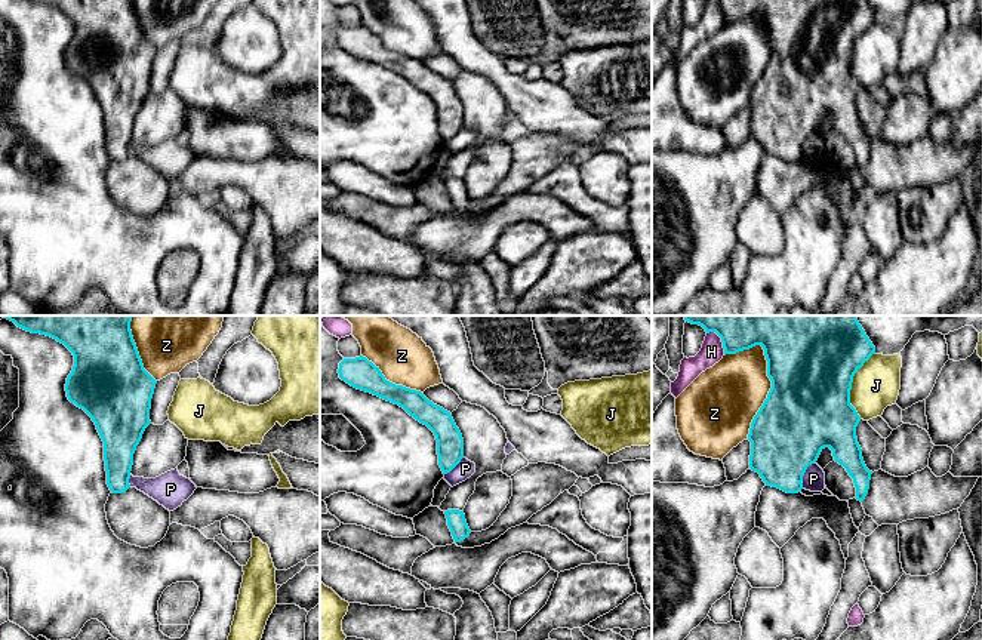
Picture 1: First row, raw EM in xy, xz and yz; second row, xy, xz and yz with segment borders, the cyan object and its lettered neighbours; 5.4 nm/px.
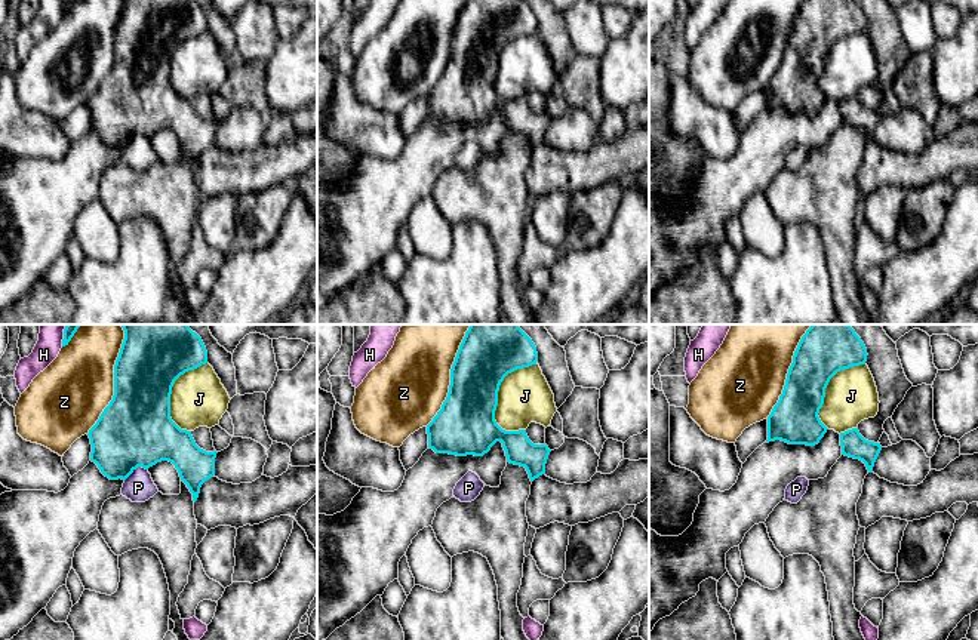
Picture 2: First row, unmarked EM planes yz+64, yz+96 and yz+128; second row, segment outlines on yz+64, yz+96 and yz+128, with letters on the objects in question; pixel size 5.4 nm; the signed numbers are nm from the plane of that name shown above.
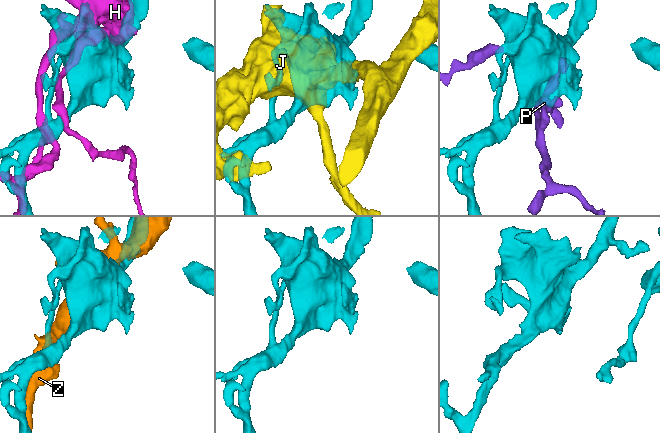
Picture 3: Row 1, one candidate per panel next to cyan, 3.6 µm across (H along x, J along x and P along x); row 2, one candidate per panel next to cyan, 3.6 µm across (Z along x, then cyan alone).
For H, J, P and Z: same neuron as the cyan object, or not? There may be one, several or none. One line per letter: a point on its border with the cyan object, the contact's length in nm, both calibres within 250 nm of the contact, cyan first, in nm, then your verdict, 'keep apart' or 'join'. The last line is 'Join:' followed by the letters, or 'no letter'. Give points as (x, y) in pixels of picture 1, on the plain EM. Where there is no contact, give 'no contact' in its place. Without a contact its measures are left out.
H: contact yz (723, 12); length 140 nm; calibres 120 and 120 nm; keep apart
J: contact yz (850, 54); length 360 nm; calibres 440 and 260 nm; keep apart
P: contact yz (803, 142); length 170 nm; calibres 400 and 120 nm; keep apart
Z: contact yz (769, 60); length 500 nm; calibres 460 and 380 nm; keep apart
Join: no letter

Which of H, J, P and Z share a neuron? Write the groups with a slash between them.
H / J / P / Z

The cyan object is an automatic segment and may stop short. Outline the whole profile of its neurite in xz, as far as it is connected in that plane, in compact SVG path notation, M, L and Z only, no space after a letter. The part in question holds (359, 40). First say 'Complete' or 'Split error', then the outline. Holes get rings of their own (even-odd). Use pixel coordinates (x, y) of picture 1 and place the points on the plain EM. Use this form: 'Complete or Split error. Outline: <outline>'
Complete. Outline: M363 24L344 27L338 41L351 55L398 73L427 93L435 104L438 133L443 142L450 141L461 130L464 107L450 80L430 70L421 59L387 49L379 36Z

